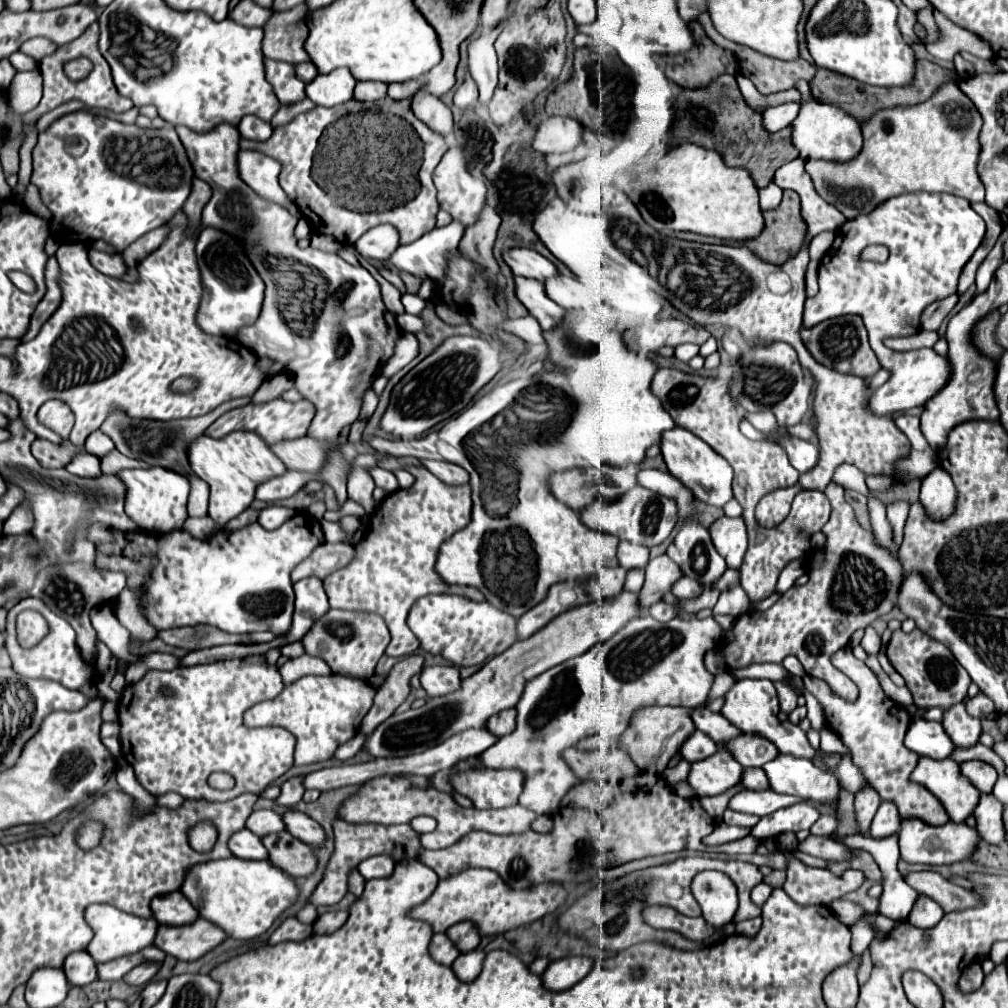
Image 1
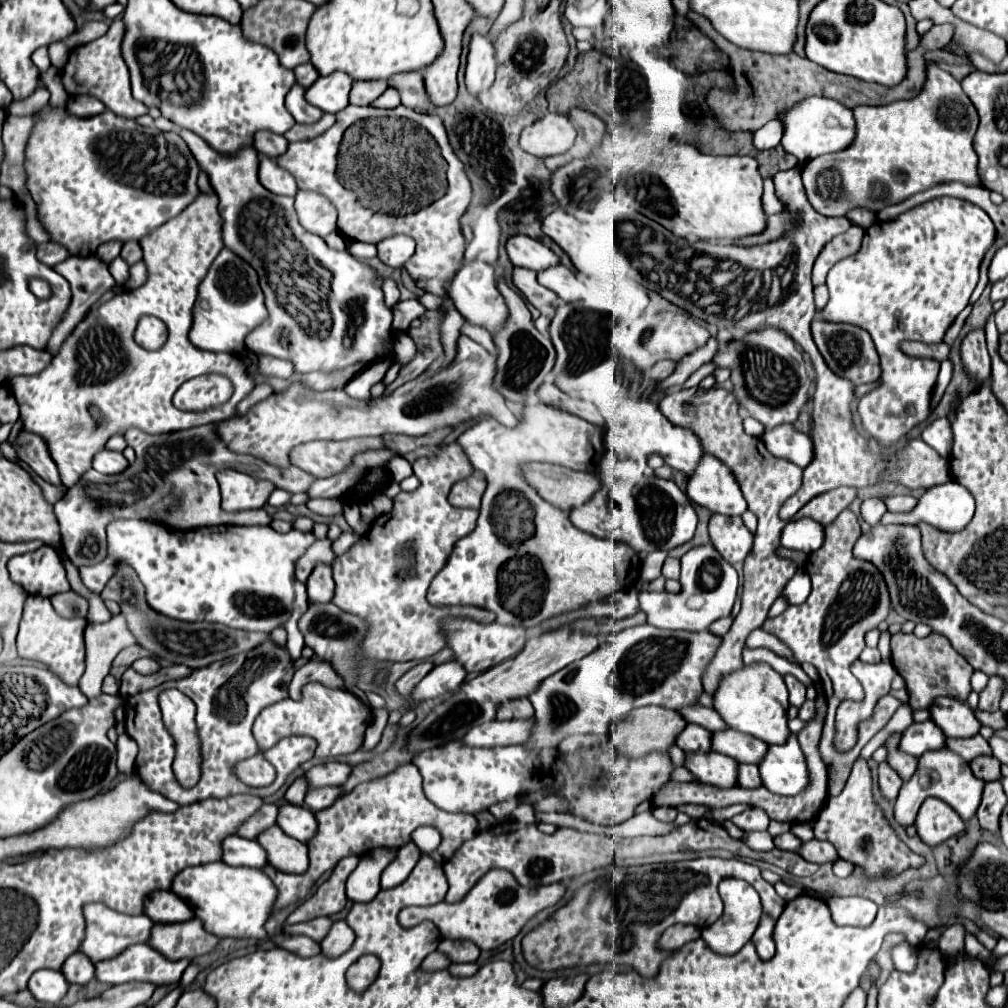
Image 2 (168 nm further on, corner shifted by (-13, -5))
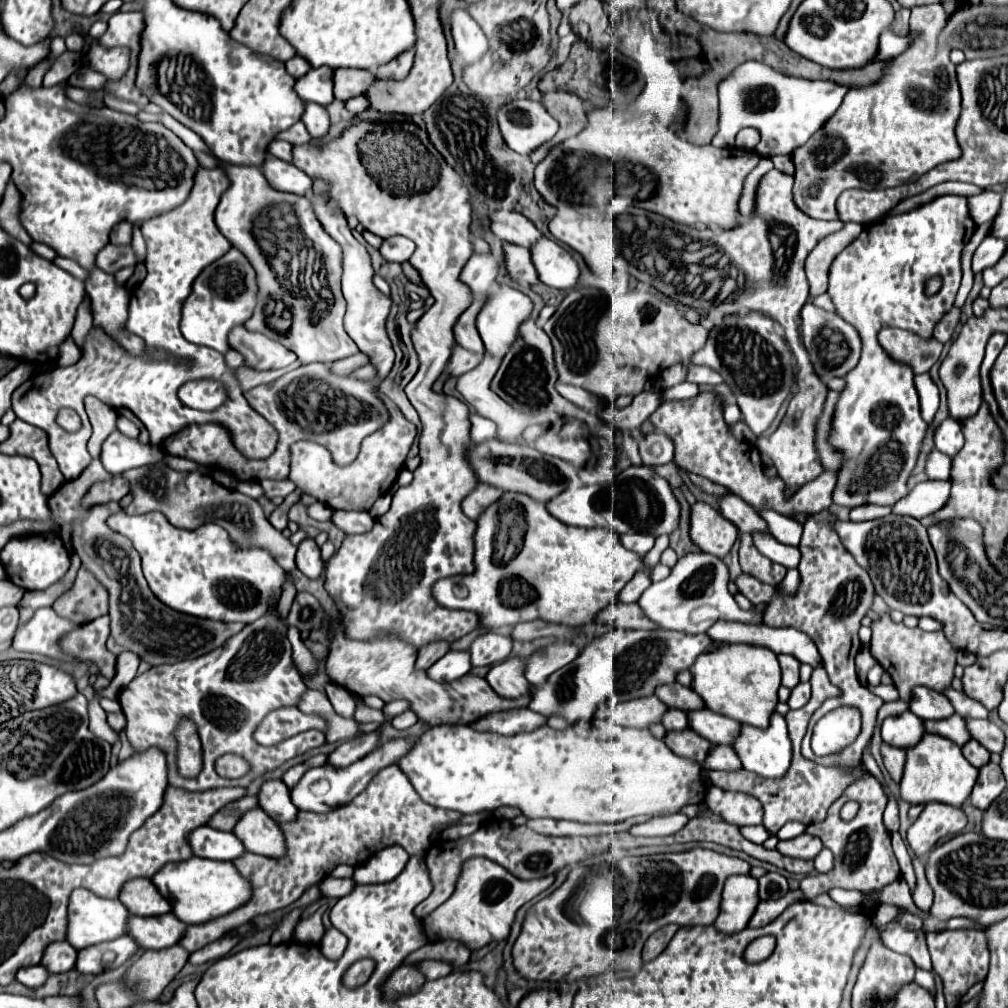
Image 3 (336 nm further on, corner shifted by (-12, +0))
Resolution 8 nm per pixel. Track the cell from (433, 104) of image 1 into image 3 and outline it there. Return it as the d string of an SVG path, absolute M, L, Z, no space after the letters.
M410 49L410 51L404 51L398 59L386 63L384 67L378 67L376 77L378 77L378 79L394 79L394 81L402 81L402 79L406 79L406 75L410 73L412 65L414 65L414 51Z

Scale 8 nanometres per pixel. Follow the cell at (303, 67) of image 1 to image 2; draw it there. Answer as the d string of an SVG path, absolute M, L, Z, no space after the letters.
M303 64L303 66L295 68L293 72L295 72L295 80L297 80L303 88L309 88L309 86L319 78L319 74L317 74L317 70L315 70L313 64Z

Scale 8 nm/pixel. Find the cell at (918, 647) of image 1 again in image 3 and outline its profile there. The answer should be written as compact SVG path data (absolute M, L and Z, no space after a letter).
M882 615L880 621L872 623L870 653L890 673L896 689L900 691L900 699L906 703L912 697L912 689L918 685L924 685L940 693L944 693L952 685L956 669L956 651L950 647L942 631L926 633L918 627L908 629L904 623L894 623L890 615Z

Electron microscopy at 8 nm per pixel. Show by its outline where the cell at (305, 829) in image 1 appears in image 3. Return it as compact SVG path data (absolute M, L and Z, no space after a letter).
M266 781L258 795L260 807L276 821L276 823L292 823L298 817L298 807L290 799L290 789L284 781Z

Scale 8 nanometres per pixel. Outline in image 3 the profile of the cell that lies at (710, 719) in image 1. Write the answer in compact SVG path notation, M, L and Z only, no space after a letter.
M680 683L662 685L656 691L656 697L662 699L662 703L666 703L668 707L674 707L674 709L680 709L680 711L686 711L686 713L706 709L706 705L702 703L702 697L688 687L682 687Z

